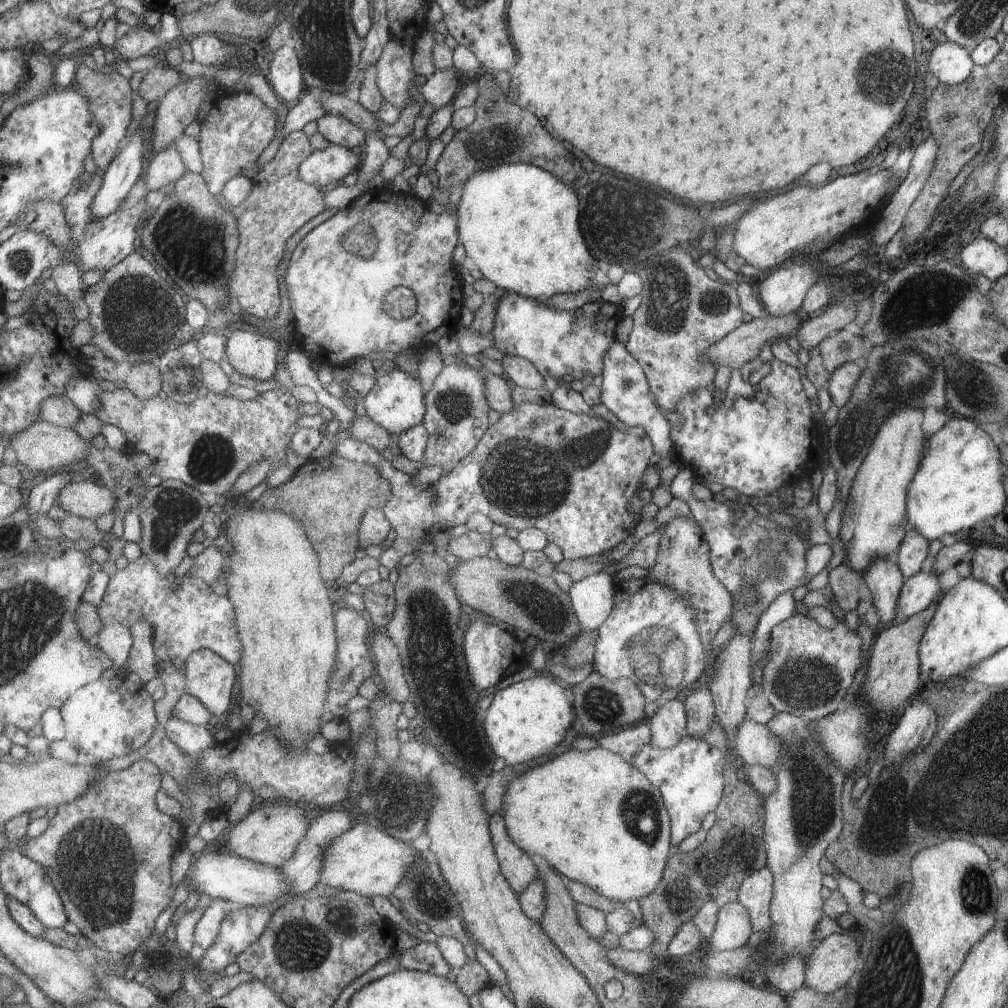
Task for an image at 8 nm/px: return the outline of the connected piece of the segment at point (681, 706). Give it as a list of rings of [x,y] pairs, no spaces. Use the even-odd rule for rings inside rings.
[[[679,700],[665,702],[659,712],[647,720],[647,724],[653,730],[653,746],[659,746],[663,750],[675,748],[683,740],[683,734],[689,730],[687,704]]]

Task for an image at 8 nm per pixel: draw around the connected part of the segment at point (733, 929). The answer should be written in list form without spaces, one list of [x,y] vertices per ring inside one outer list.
[[[733,902],[719,908],[719,922],[713,938],[707,942],[707,948],[715,952],[733,952],[743,948],[751,934],[753,930],[747,910],[739,902]]]

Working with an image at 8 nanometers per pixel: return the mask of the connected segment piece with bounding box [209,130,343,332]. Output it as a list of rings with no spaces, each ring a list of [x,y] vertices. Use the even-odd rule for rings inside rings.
[[[305,130],[285,136],[273,160],[267,164],[253,164],[253,168],[257,168],[257,176],[253,178],[253,190],[249,190],[247,198],[239,206],[225,202],[225,208],[239,220],[239,232],[243,240],[239,248],[239,264],[231,280],[231,304],[227,310],[215,310],[211,314],[209,328],[231,332],[229,324],[233,326],[243,322],[243,316],[259,316],[263,320],[271,320],[279,314],[283,304],[279,268],[287,256],[287,246],[291,238],[303,230],[303,226],[311,224],[319,214],[329,210],[327,194],[343,184],[339,182],[327,188],[319,188],[305,182],[299,176],[299,152],[305,152],[305,148],[311,148],[309,134]]]

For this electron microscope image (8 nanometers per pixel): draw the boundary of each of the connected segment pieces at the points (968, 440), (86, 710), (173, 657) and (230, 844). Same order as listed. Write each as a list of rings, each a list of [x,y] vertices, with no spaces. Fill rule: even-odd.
[[[951,418],[939,432],[927,440],[927,456],[919,464],[909,488],[907,488],[907,516],[911,532],[899,544],[895,564],[903,578],[911,578],[919,572],[927,558],[927,546],[931,540],[939,540],[943,534],[957,534],[957,530],[971,530],[971,526],[987,516],[999,516],[1007,506],[1005,486],[1001,476],[999,452],[989,436],[967,418]]]
[[[101,678],[99,682],[87,684],[79,692],[75,692],[71,700],[67,700],[61,712],[65,716],[67,740],[87,756],[95,756],[99,762],[139,752],[145,744],[153,740],[159,726],[155,700],[149,696],[143,684],[125,682],[121,678],[117,680]]]
[[[141,556],[139,560],[131,562],[125,570],[117,570],[115,576],[111,576],[111,584],[107,590],[105,600],[99,606],[99,614],[105,620],[105,624],[115,624],[115,622],[123,622],[129,628],[133,626],[133,622],[139,622],[141,618],[151,620],[151,624],[155,626],[155,648],[157,648],[157,660],[161,662],[169,662],[175,664],[179,670],[185,668],[187,660],[199,652],[199,650],[213,650],[219,656],[223,656],[225,660],[229,660],[231,664],[235,664],[239,668],[239,662],[243,660],[243,640],[239,636],[239,618],[237,618],[237,610],[235,604],[229,596],[219,596],[209,582],[193,578],[189,574],[185,574],[181,588],[173,590],[175,578],[163,578],[157,564],[153,560],[149,560],[147,556]]]
[[[267,802],[261,810],[249,812],[239,824],[235,824],[235,828],[231,828],[223,852],[255,860],[267,866],[283,868],[295,856],[299,844],[307,838],[309,830],[311,830],[311,820],[307,818],[303,806],[289,802],[273,802],[273,804]]]

